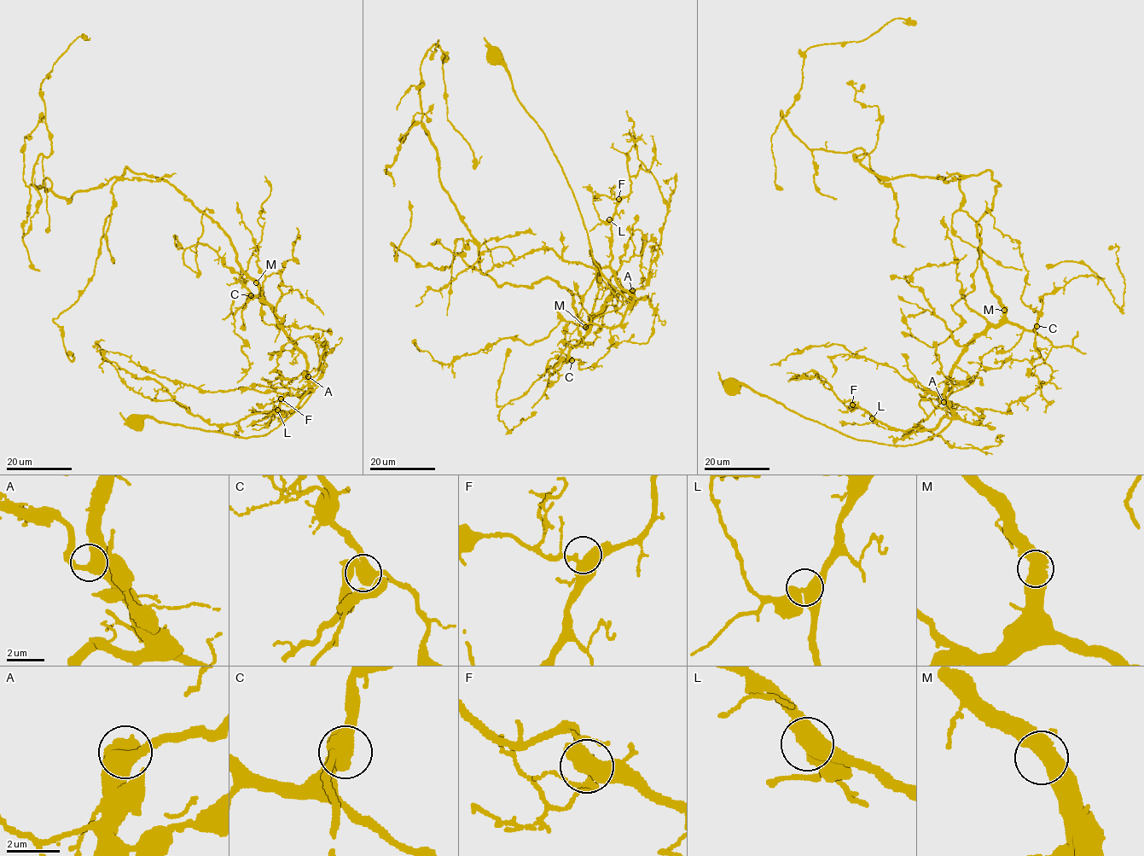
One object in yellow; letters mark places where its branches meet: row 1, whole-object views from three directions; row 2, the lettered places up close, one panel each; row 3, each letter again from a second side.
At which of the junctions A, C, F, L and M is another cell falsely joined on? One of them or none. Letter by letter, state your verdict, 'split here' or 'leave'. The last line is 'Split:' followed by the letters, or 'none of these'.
A: leave
C: leave
F: leave
L: leave
M: leave
Split: none of these

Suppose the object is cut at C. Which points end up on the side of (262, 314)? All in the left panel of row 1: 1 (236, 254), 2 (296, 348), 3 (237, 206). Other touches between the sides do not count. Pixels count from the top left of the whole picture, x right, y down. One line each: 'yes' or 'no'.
1: no
2: no
3: no

